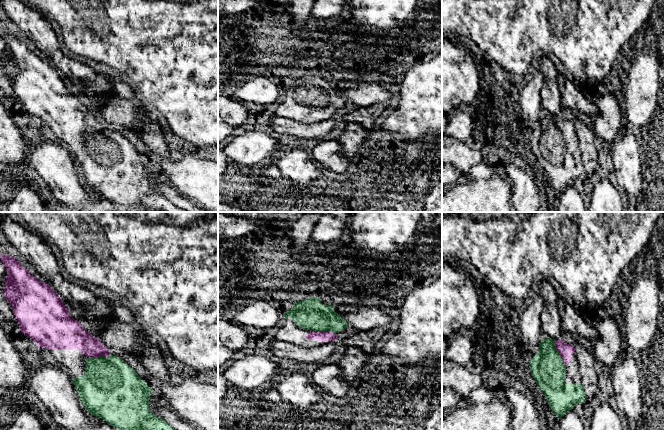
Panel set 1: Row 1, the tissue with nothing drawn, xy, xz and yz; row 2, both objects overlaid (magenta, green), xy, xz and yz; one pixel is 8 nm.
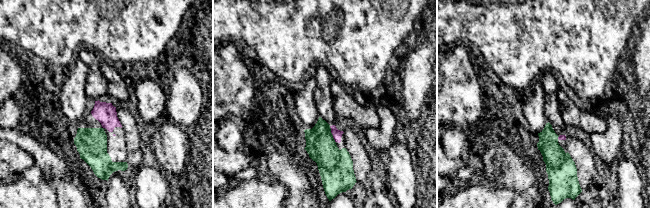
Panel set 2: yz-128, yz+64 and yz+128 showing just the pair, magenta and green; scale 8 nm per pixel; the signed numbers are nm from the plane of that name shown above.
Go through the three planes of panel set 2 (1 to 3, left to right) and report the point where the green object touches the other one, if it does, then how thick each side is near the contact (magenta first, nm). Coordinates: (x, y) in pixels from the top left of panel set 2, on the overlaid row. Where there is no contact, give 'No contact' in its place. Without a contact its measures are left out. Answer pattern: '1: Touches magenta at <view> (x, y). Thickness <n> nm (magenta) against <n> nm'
1: No contact
2: Touches magenta at yz+64 (332, 134). Thickness 80 nm (magenta) against 260 nm
3: Touches magenta at yz+128 (558, 137). Thickness 50 nm (magenta) against 240 nm

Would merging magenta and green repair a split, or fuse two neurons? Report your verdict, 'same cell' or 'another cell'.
same cell

